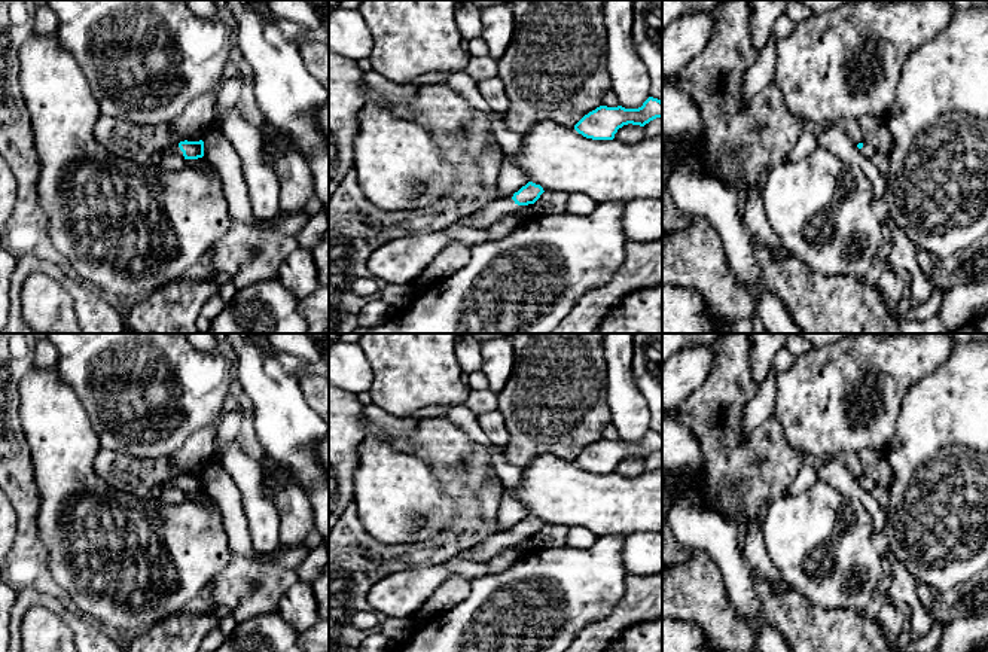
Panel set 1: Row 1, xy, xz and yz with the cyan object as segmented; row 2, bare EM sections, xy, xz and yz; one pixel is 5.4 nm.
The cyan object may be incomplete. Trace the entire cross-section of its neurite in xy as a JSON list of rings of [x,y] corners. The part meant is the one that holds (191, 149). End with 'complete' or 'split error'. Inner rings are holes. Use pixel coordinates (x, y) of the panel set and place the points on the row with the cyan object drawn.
[[[180,141],[180,143],[173,143],[164,149],[161,149],[159,152],[162,155],[165,153],[171,153],[171,152],[183,152],[185,159],[198,159],[204,156],[204,141]]] | split error

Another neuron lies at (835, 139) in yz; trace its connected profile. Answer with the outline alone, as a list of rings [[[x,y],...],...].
[[[841,122],[832,124],[823,130],[818,137],[818,147],[832,152],[845,164],[859,165],[872,183],[873,199],[882,205],[887,176],[857,147]]]

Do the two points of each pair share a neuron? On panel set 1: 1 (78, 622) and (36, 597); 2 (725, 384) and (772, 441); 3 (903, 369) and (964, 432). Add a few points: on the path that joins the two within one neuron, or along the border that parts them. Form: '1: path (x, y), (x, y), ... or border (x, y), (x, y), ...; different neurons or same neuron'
1: path (67, 617), (54, 603), (46, 600); same neuron
2: path (728, 408), (728, 435), (740, 447), (749, 447); same neuron
3: border (944, 360), (911, 387), (899, 413); different neurons

